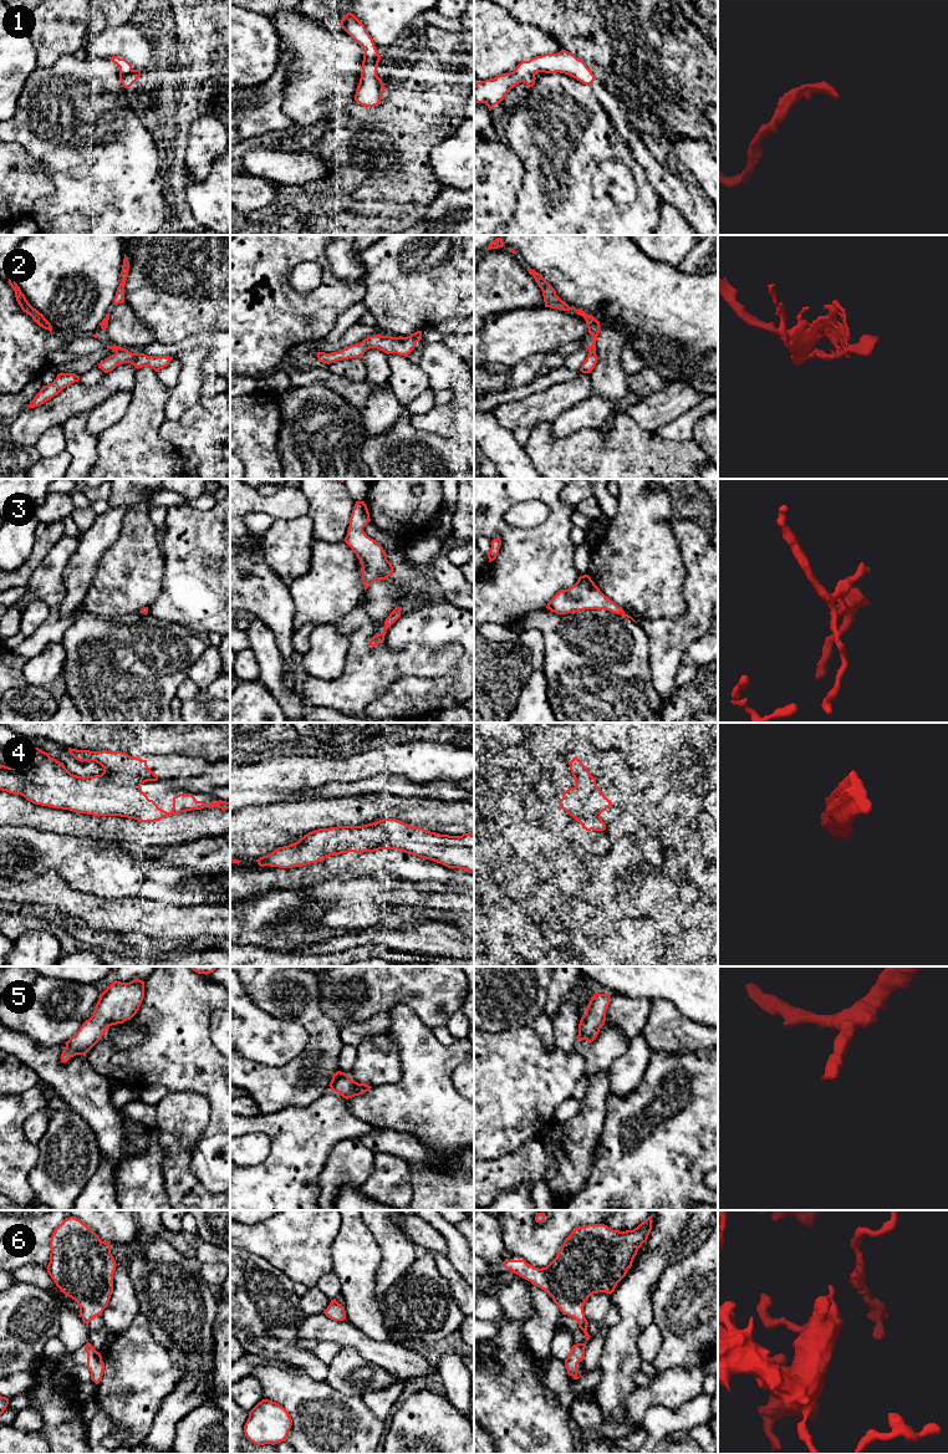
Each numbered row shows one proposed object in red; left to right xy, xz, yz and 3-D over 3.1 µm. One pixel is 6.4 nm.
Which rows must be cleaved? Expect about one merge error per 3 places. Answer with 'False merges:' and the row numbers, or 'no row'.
False merges: no row

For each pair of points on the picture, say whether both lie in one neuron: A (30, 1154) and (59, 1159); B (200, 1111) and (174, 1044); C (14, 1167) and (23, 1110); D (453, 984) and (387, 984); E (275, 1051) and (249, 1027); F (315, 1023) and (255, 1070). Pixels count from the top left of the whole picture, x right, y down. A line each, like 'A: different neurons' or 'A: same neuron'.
A: different neurons
B: different neurons
C: same neuron
D: same neuron
E: same neuron
F: same neuron

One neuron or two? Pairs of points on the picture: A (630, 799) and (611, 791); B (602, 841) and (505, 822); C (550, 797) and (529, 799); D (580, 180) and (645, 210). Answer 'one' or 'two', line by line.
A: one
B: two
C: two
D: one

